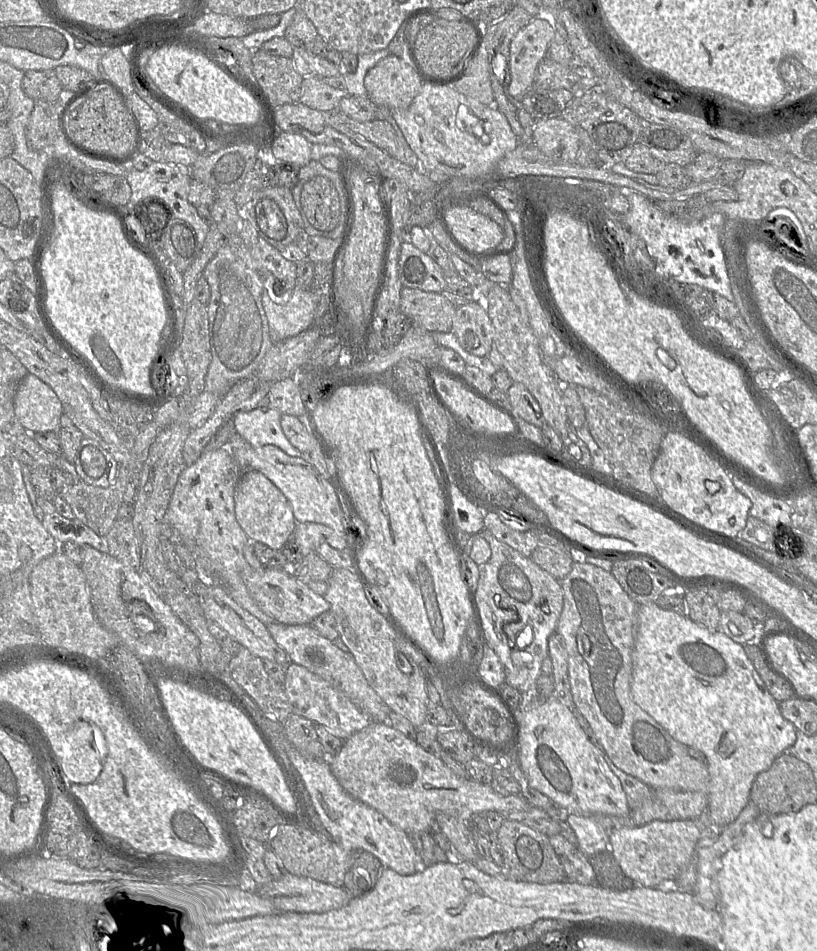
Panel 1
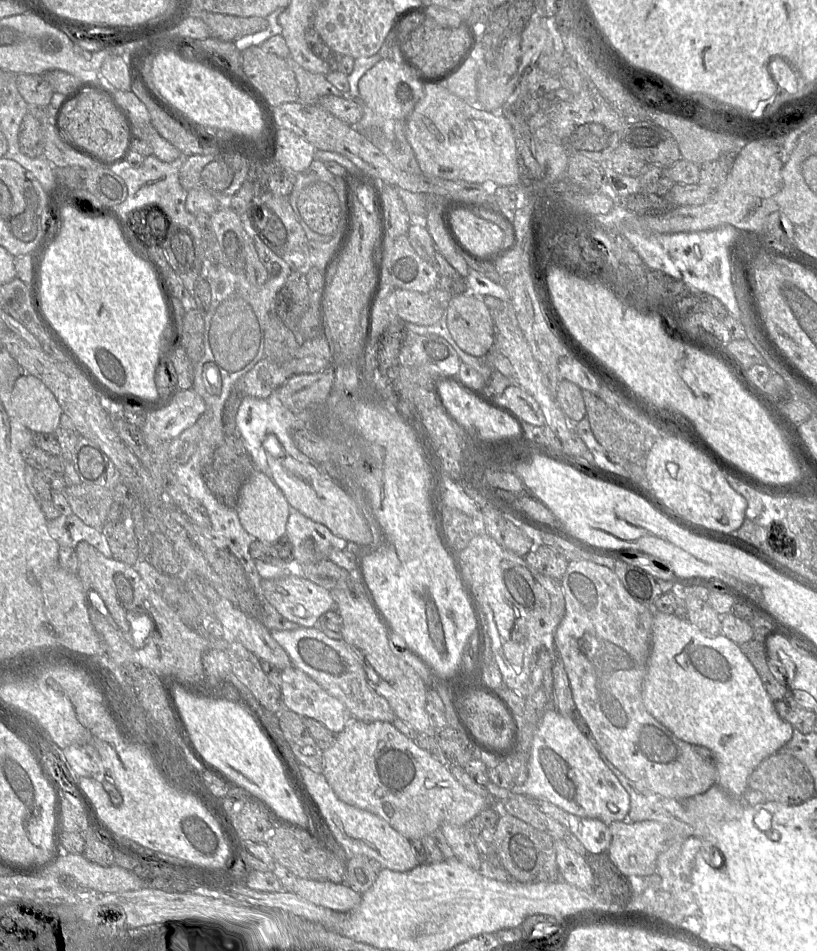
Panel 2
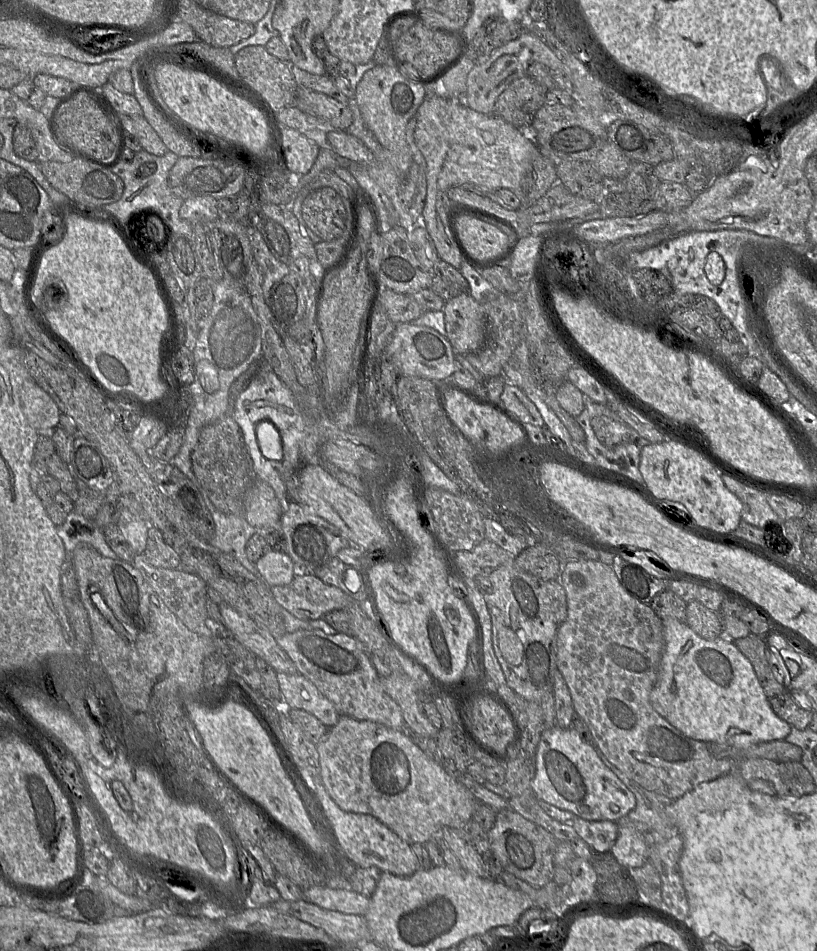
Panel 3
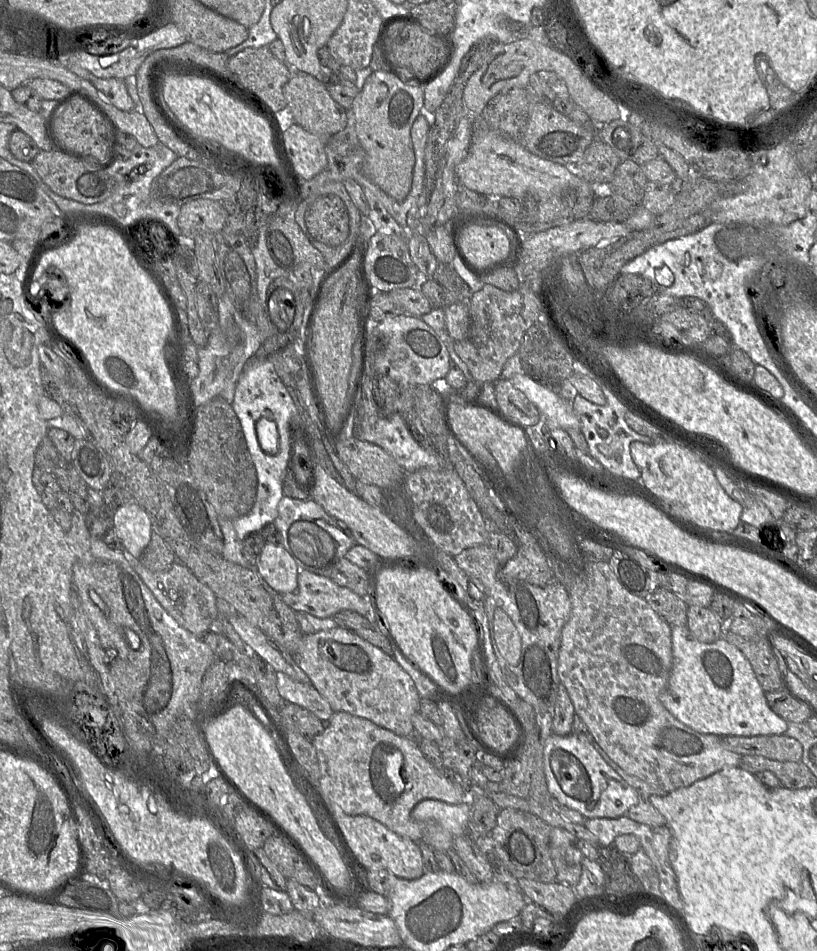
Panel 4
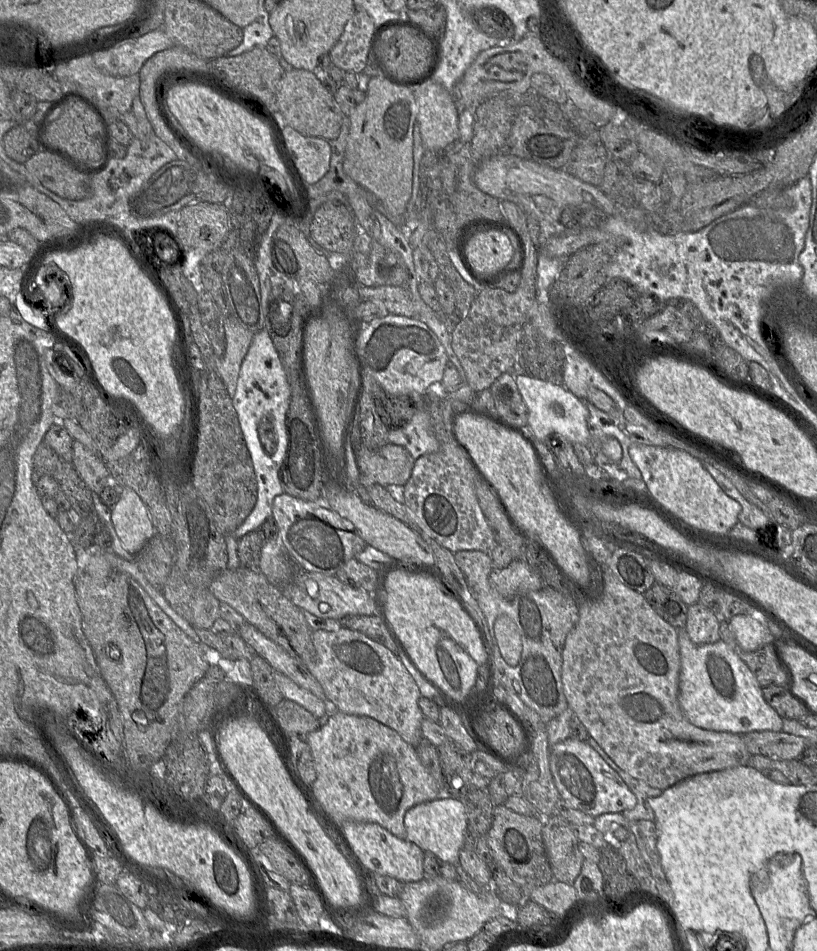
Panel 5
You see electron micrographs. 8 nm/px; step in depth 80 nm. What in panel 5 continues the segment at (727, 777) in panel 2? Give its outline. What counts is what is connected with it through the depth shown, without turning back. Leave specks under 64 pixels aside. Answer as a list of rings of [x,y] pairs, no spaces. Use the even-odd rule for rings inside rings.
[[[677,629],[680,651],[679,705],[688,721],[701,729],[745,735],[751,732],[780,732],[783,720],[769,706],[755,676],[723,641],[695,644],[686,629]]]

